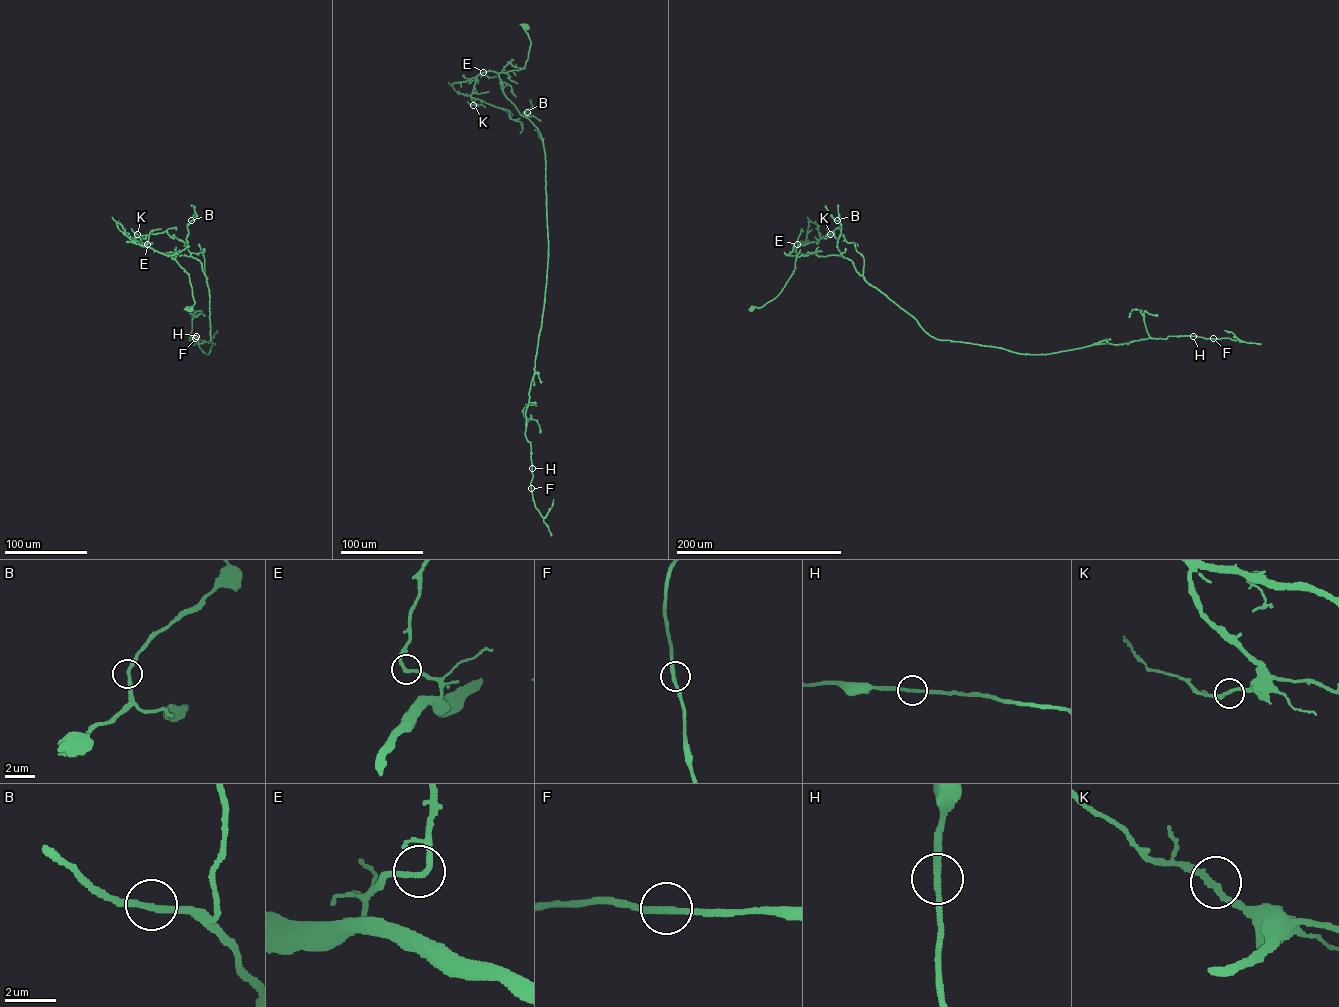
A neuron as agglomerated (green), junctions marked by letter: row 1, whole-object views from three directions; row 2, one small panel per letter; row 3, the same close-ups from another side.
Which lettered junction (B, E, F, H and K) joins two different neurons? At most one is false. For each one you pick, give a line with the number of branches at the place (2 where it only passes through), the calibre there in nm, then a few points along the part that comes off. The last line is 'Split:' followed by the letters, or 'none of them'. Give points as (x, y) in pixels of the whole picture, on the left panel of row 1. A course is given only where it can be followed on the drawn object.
Split: none of them

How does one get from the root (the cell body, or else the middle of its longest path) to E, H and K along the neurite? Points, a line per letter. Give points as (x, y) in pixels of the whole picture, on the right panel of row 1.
E: (752, 308), (763, 306), (784, 287), (795, 269), (797, 244)
H: (752, 308), (778, 294), (798, 253), (815, 253), (850, 259), (867, 282), (938, 339), (1043, 354), (1193, 336)
K: (752, 308), (763, 306), (781, 292), (795, 269), (798, 246), (830, 234)

